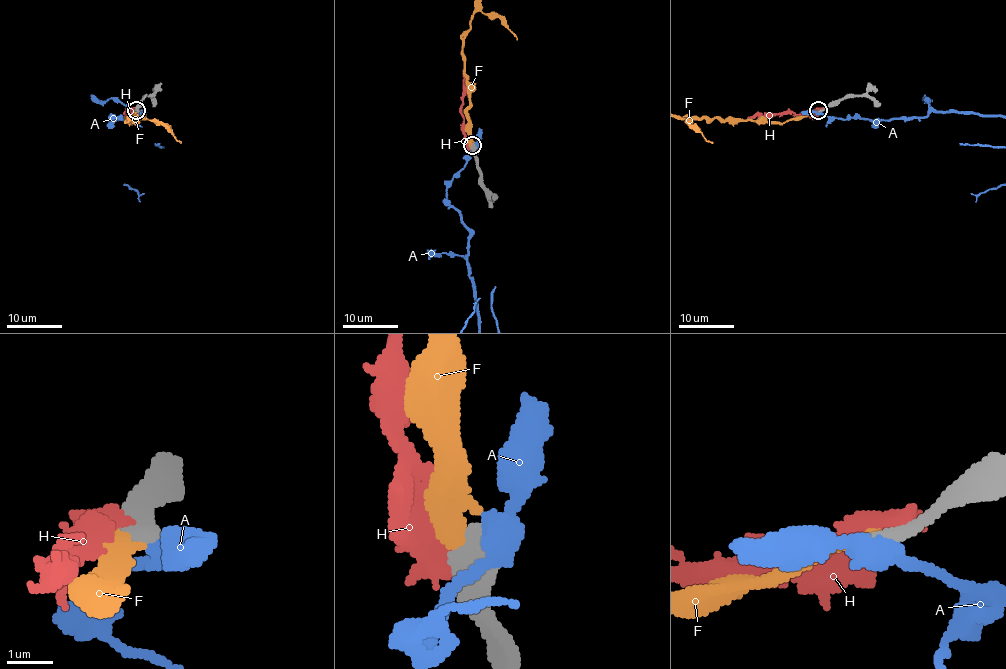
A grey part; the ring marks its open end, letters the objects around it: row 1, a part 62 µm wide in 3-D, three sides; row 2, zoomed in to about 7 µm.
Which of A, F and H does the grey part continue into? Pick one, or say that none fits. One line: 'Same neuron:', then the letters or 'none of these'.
Same neuron: F

